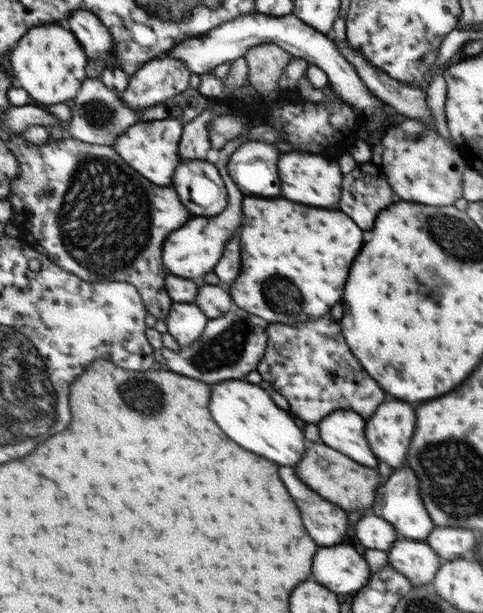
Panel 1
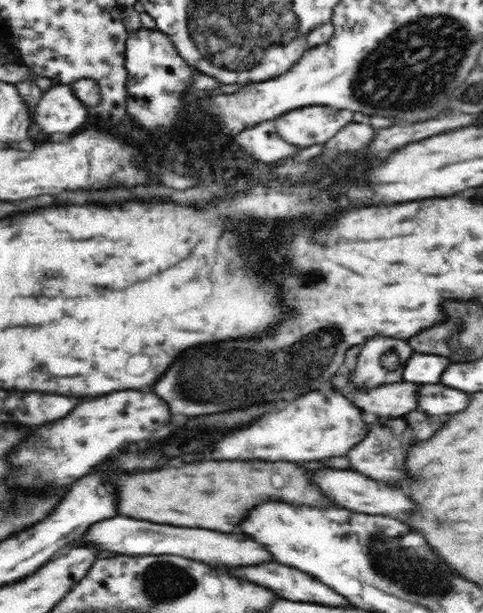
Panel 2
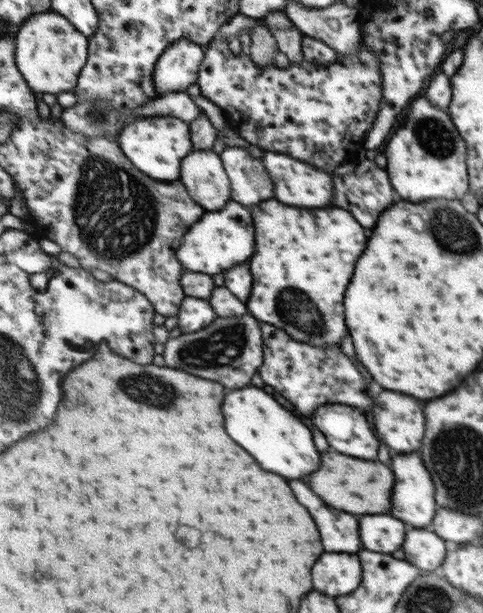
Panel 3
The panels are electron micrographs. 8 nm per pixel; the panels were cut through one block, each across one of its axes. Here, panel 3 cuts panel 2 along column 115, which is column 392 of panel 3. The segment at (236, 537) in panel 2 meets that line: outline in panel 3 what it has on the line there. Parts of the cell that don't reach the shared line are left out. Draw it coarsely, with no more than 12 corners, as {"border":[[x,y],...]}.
{"border":[[371,514],[359,518],[363,548],[395,552],[401,522]]}

